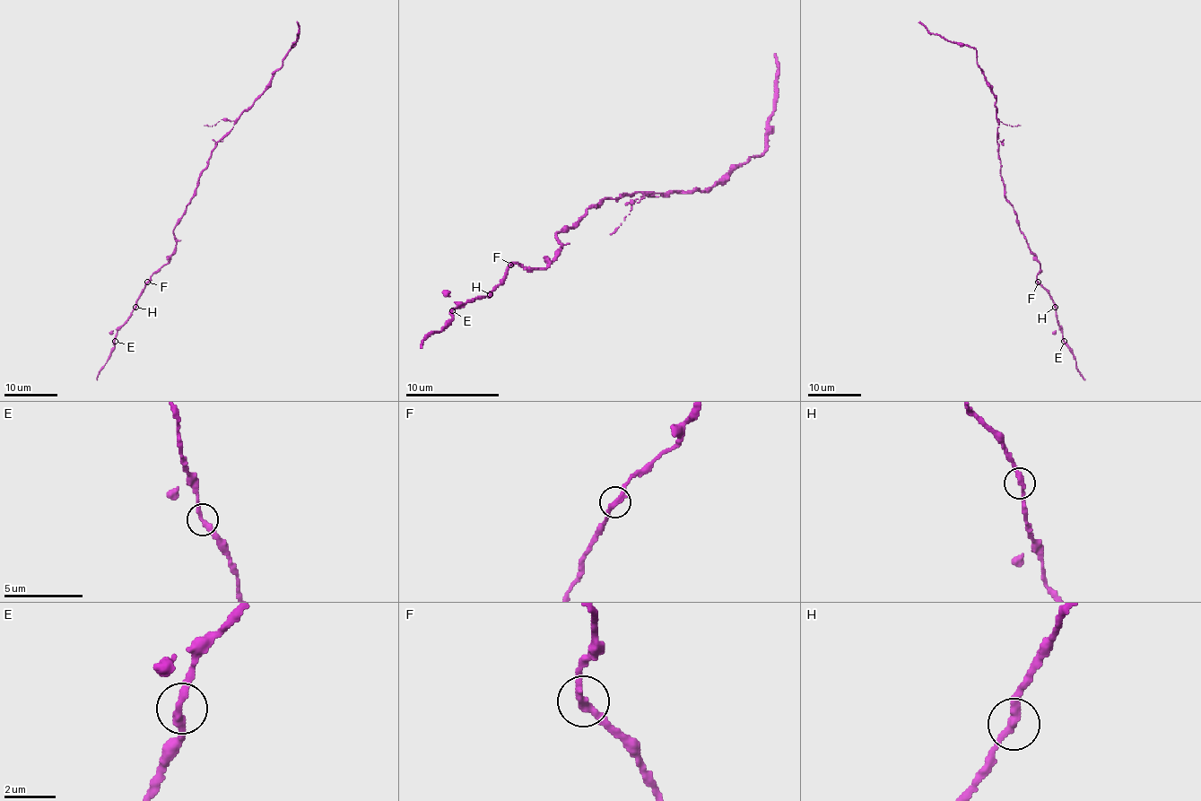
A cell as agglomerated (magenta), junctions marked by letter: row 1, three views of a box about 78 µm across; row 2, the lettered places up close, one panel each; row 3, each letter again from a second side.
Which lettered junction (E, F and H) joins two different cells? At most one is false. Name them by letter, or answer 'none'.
none

